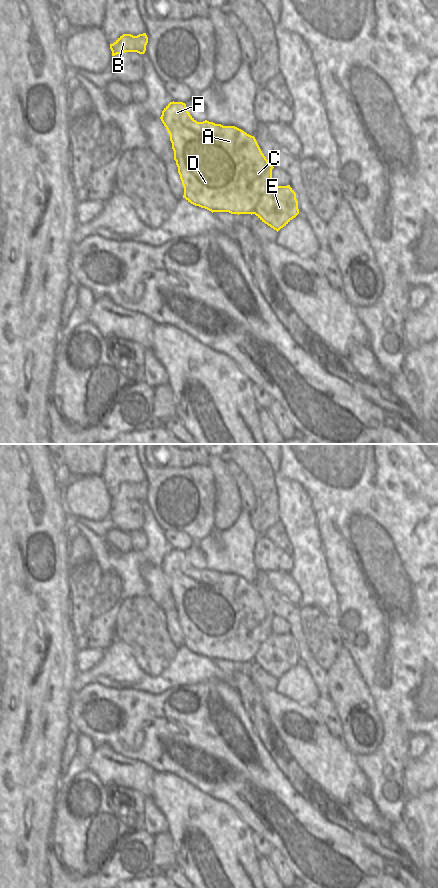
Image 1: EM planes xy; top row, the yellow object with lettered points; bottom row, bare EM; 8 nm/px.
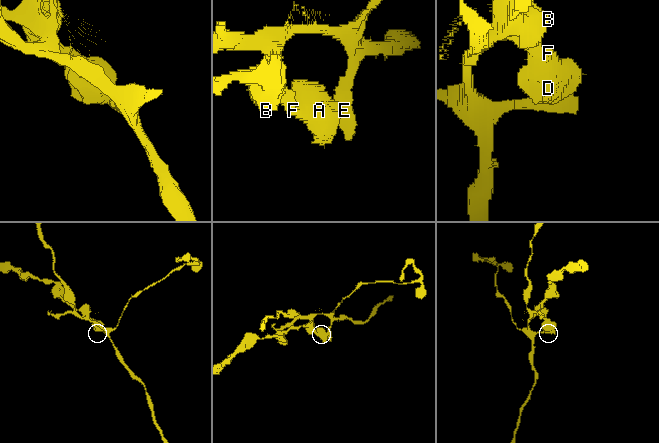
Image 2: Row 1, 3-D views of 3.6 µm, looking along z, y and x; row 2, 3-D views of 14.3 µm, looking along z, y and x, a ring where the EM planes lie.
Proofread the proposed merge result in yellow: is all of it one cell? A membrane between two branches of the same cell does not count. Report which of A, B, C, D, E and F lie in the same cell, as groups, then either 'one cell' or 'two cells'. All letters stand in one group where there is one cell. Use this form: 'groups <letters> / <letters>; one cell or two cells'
groups A B C D F / E; two cells

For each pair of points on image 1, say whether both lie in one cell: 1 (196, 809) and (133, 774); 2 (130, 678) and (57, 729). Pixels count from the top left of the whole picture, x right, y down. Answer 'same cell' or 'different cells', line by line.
1: different cells
2: different cells

